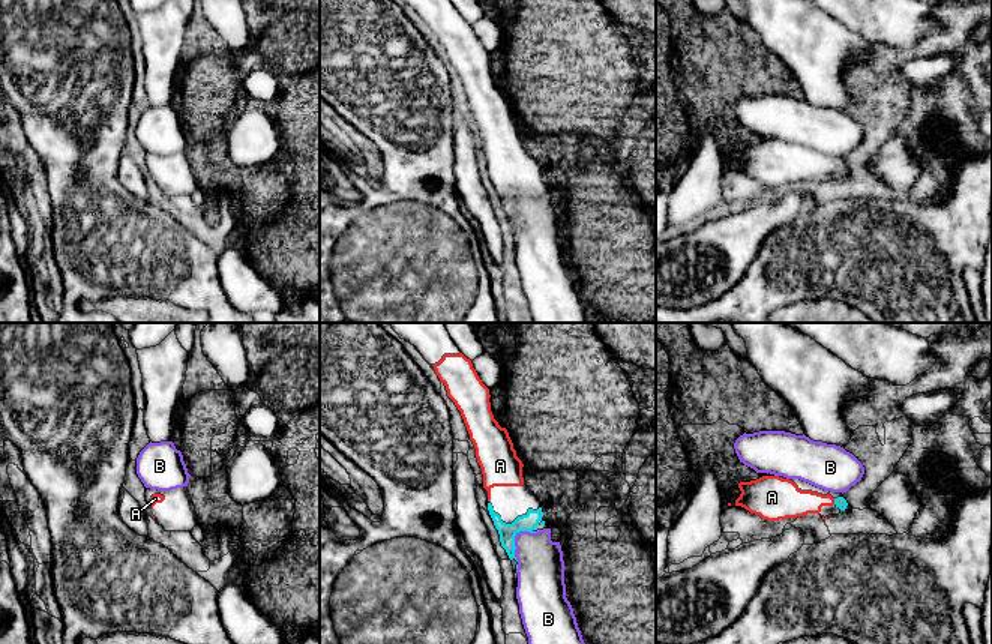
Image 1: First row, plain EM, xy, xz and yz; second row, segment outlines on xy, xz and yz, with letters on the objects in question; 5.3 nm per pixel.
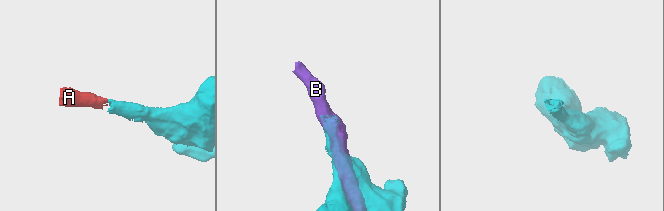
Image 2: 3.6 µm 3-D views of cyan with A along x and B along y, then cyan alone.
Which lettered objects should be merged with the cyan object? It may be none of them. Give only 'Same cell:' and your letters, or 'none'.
Same cell: A

